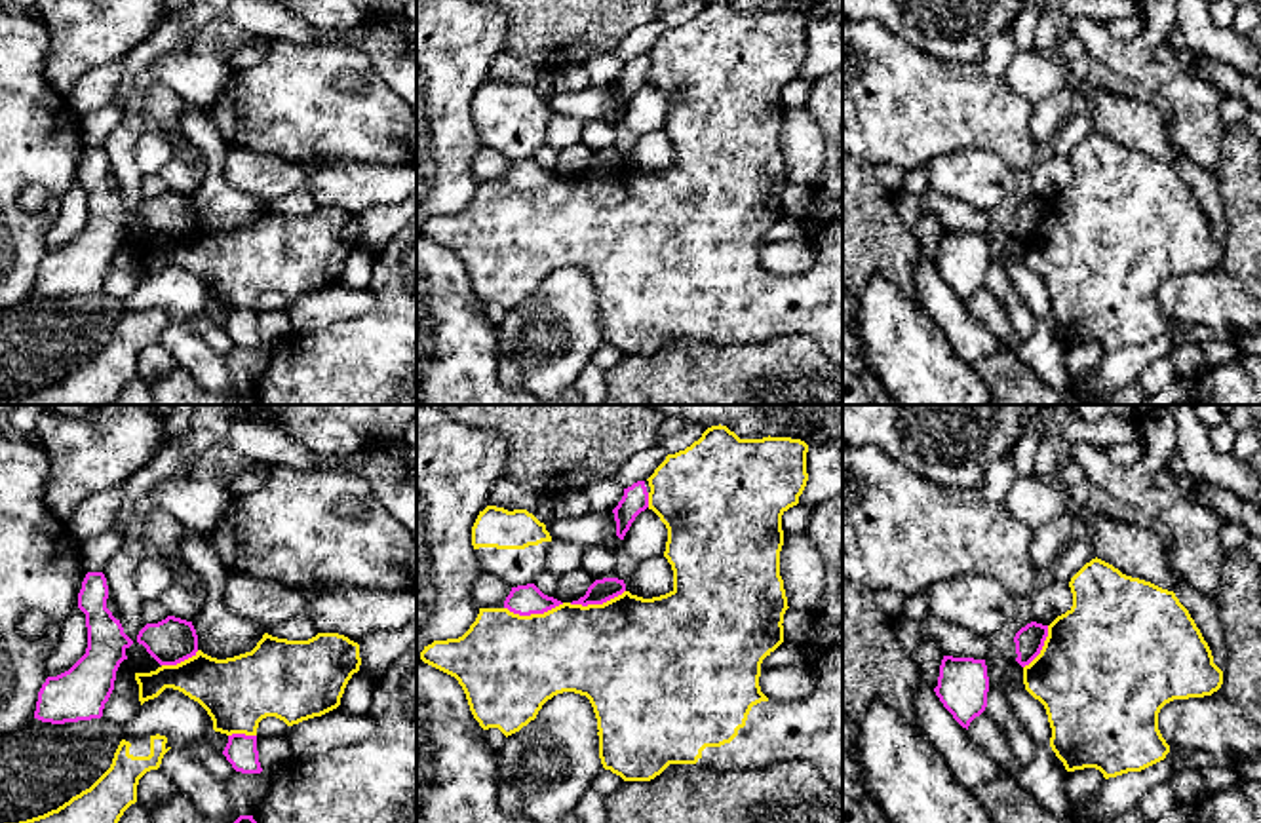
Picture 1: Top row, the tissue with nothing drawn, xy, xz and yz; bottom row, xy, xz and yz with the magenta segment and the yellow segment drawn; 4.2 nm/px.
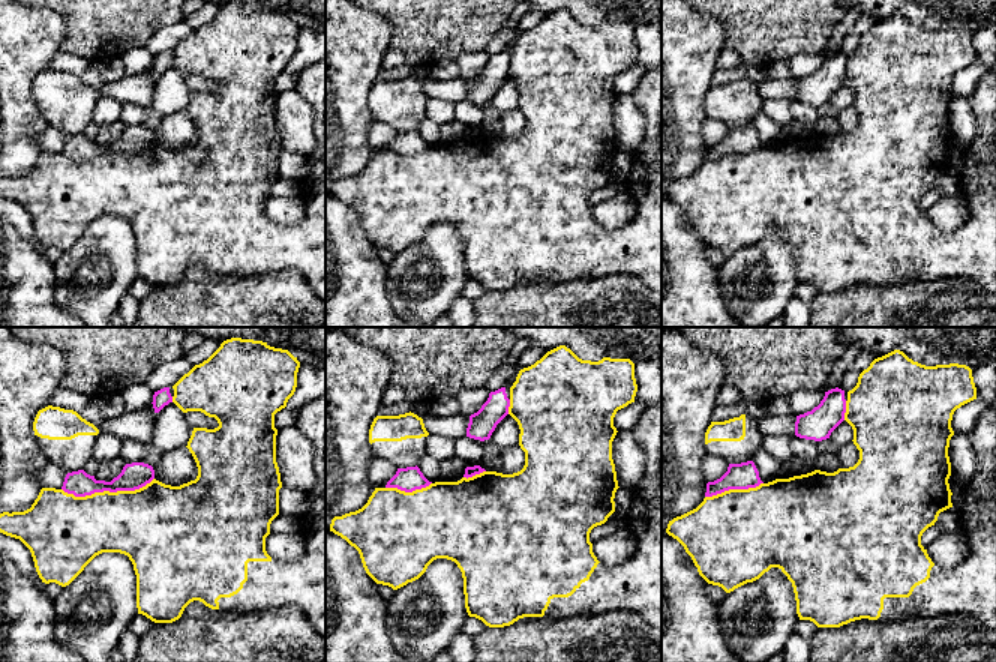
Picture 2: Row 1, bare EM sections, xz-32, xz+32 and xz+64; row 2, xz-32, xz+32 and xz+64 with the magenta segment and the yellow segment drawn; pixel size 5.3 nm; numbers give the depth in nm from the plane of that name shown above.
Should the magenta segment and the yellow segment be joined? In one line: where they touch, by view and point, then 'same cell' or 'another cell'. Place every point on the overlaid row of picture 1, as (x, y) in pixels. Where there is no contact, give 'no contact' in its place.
xz (533, 612) | another cell

